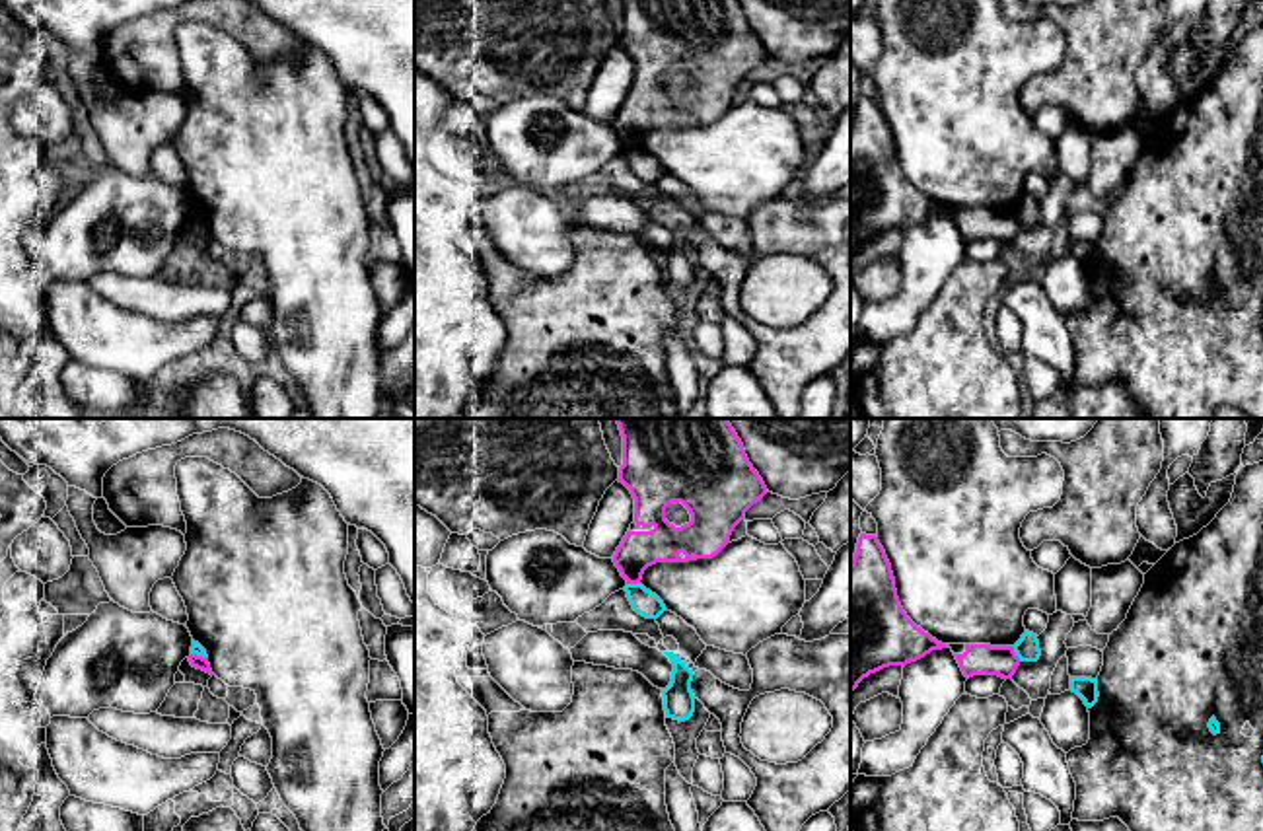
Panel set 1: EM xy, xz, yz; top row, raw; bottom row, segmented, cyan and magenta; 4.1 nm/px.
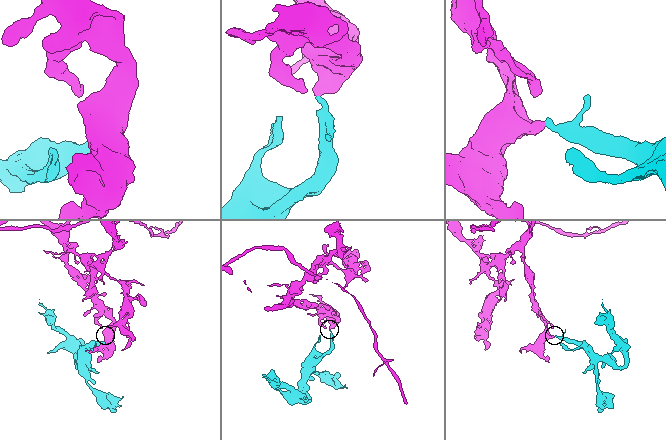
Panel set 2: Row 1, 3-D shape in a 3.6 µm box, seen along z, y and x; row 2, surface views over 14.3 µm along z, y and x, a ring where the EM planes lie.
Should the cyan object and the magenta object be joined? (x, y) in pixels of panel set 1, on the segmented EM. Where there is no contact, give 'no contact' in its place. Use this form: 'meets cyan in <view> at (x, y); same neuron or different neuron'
meets cyan in yz at (1016, 654); different neuron

